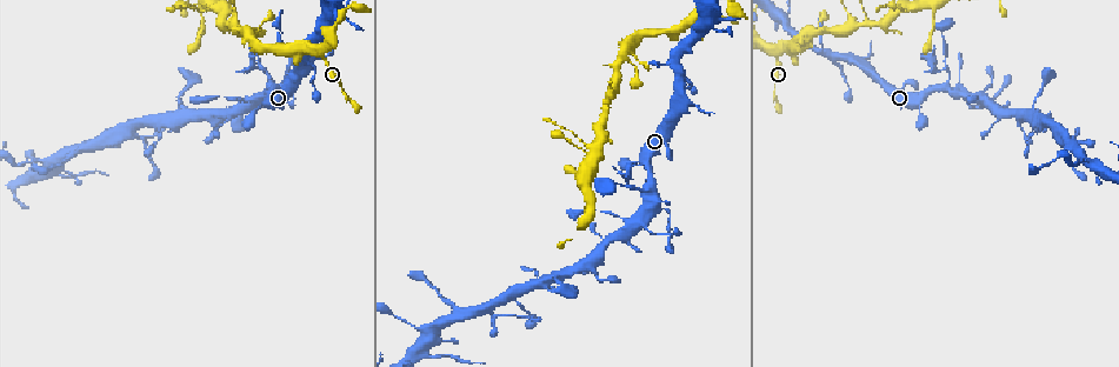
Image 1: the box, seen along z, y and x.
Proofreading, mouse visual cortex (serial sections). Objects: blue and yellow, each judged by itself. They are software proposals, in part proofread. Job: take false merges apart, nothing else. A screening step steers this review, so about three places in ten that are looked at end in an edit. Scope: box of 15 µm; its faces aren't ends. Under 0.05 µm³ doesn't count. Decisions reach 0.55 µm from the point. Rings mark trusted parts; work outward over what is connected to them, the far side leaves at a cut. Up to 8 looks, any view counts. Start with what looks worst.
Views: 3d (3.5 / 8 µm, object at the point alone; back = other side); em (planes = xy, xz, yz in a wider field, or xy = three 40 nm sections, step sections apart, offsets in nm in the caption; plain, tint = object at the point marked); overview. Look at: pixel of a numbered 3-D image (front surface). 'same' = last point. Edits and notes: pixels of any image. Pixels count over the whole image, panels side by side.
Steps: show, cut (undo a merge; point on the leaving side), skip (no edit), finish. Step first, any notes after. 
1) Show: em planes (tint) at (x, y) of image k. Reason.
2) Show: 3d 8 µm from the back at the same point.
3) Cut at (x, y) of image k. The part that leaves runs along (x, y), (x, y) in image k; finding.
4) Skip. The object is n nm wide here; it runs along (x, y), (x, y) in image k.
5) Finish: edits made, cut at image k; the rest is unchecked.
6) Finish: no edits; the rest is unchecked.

Show: 3d 3.5 µm at (318, 49) of image 1. Thin arm on a thick one.

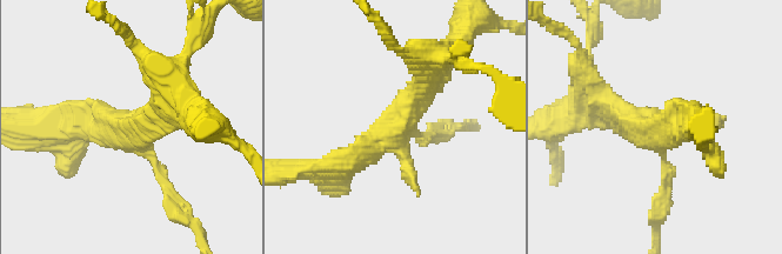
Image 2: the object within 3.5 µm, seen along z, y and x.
Show: em planes (plain) at (125, 129) of image 2.

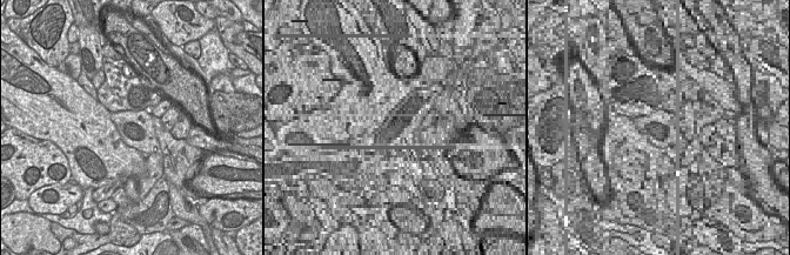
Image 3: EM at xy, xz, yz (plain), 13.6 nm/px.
Show: em planes (tint) at the same point. Where the object lies.

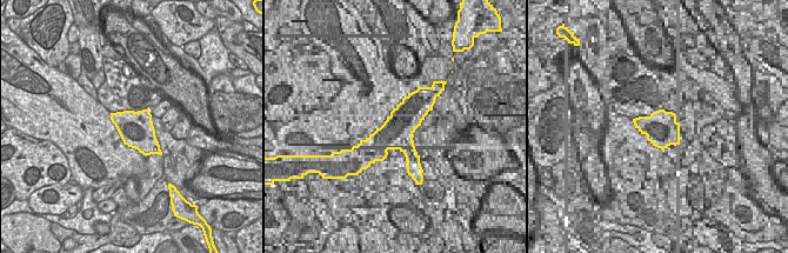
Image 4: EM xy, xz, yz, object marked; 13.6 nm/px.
Skip. It runs along (168, 194), (125, 129), (57, 129) in image 2; continuous, no second cell.

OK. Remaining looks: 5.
Show: 3d 3.5 µm from the back at (862, 11) of image 1. Sudden change in width.

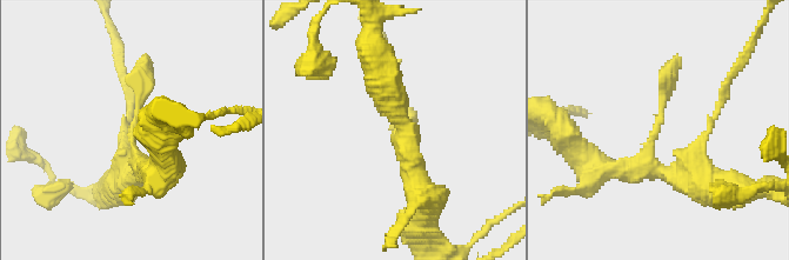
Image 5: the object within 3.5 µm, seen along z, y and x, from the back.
Show: em planes (tint) at (652, 131) of image 5. 3 arms meet here; the arms are 150, 250, 300 nm wide.

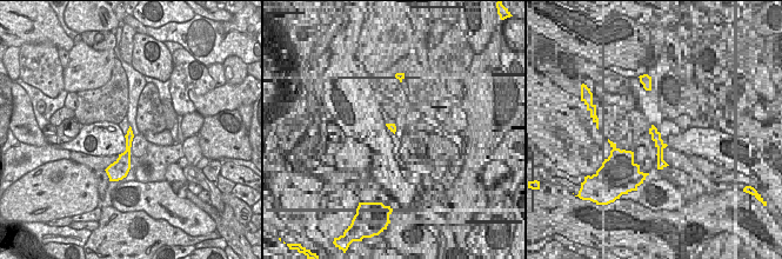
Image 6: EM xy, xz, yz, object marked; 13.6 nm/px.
Skip. It runs along (132, 174), (146, 81) in image 5; all the same cell.

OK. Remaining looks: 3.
Show: 3d 3.5 µm at (258, 109) of image 1. Thin neck.

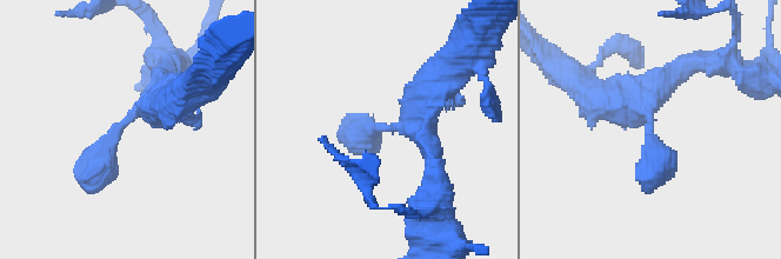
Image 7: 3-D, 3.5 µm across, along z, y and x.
Show: em xy step 3 (tint) at (122, 126) of image 7. Shape alone is not enough.

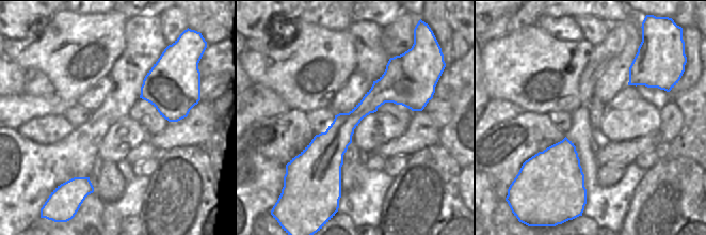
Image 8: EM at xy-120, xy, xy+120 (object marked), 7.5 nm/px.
Skip. It runs along (423, 102), (378, 95), (298, 159) in image 8; continuous, no second cell.

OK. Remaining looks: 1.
Finish: no edits; the rest is unchecked.

